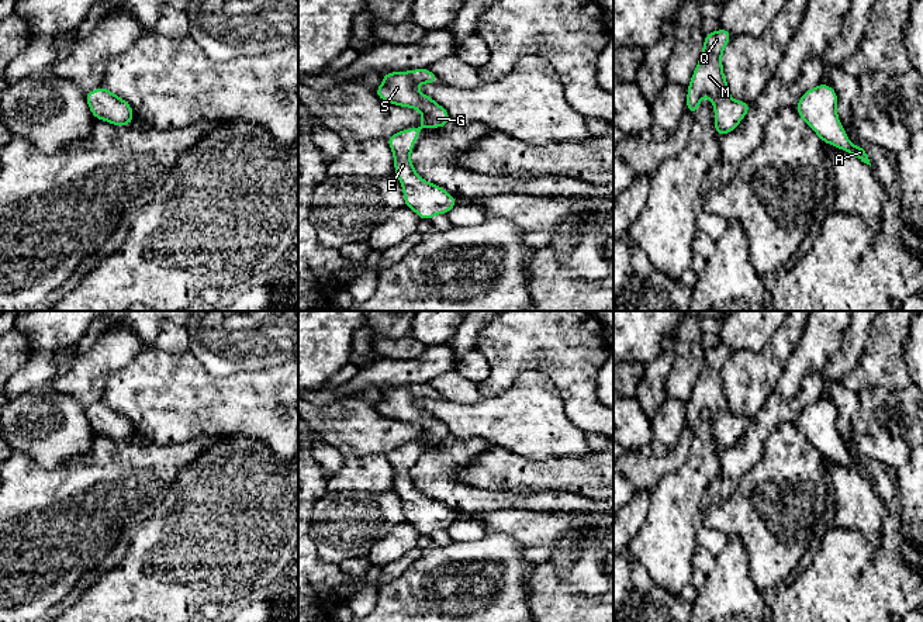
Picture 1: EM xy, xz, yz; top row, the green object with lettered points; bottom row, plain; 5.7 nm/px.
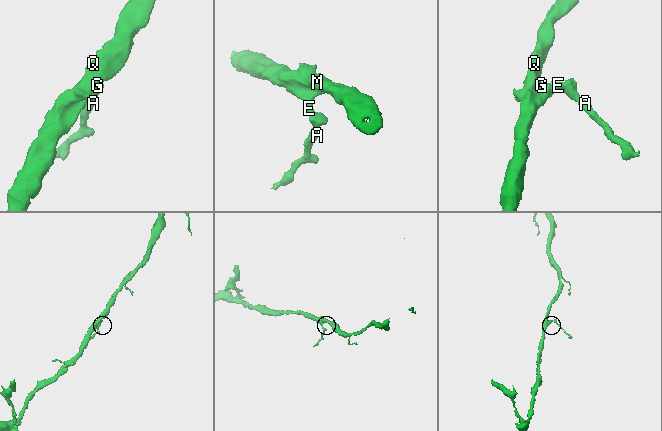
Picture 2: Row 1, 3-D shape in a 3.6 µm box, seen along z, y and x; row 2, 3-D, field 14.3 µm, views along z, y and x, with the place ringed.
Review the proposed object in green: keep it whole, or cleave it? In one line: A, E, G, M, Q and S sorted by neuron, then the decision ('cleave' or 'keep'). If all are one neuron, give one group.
A E G M Q S | keep

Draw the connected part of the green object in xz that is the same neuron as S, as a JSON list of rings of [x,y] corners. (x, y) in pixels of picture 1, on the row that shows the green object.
[[[429,69],[393,72],[383,75],[383,84],[373,90],[387,103],[416,108],[422,114],[421,127],[407,128],[386,139],[394,155],[395,176],[402,184],[405,207],[412,208],[421,220],[447,214],[457,204],[446,190],[422,180],[409,159],[415,138],[425,127],[440,128],[450,122],[446,108],[416,90],[419,83],[436,82],[439,82],[438,76]]]

